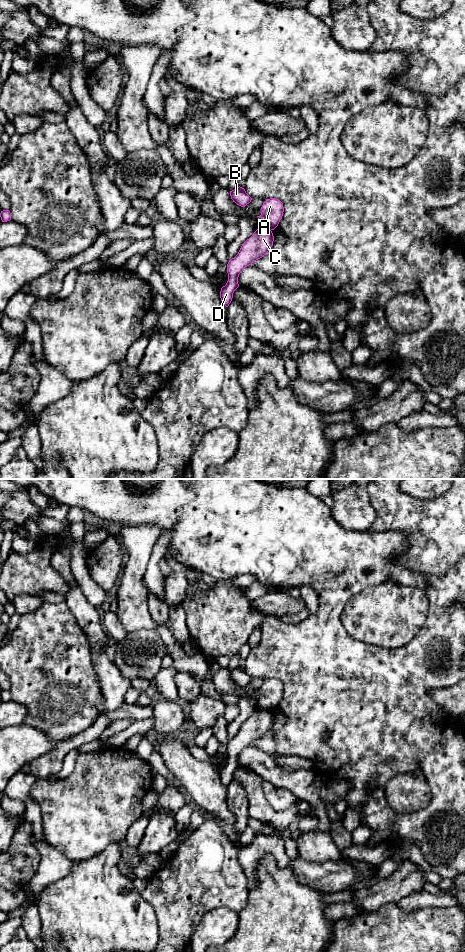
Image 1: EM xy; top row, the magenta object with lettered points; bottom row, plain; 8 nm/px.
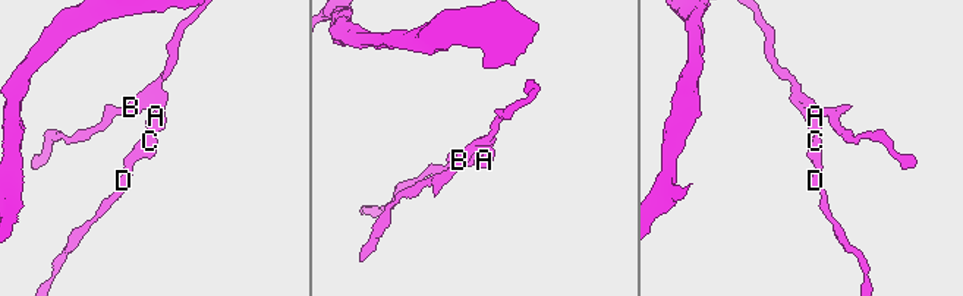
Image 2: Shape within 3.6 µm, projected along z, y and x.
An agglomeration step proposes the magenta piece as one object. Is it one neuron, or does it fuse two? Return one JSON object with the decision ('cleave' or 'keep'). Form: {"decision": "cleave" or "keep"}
{"decision": "cleave"}

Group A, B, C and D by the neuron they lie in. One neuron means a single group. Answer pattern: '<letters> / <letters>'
A B / C D

